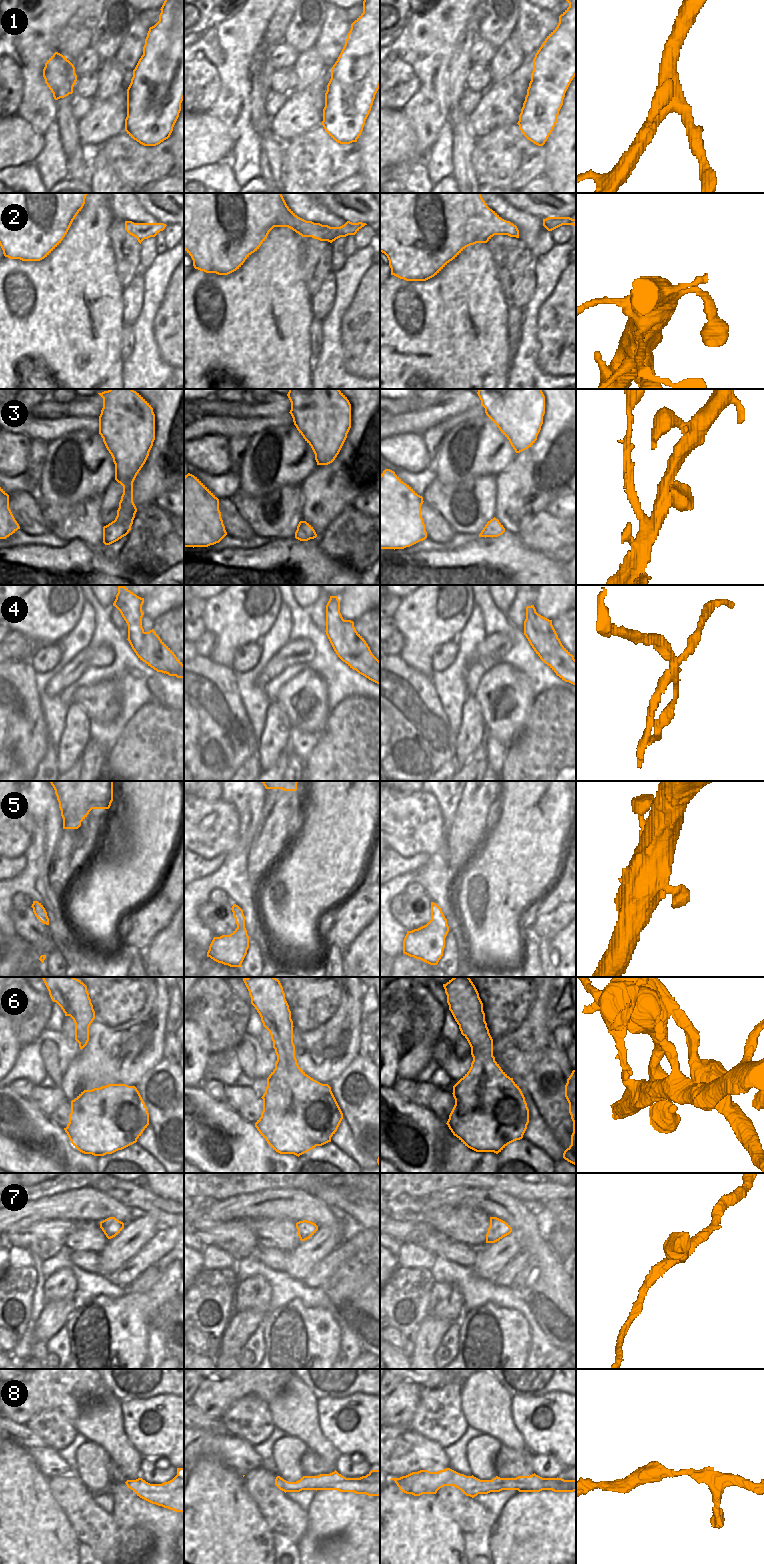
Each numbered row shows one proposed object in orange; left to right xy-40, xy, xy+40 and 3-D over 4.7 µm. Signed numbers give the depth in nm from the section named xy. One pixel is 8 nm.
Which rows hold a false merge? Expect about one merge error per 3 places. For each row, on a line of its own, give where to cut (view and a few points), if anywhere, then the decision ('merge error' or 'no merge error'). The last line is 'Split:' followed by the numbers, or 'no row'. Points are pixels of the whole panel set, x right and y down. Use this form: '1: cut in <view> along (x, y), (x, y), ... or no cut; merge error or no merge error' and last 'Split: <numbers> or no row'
1: no cut; no merge error
2: no cut; no merge error
3: no cut; no merge error
4: cut in xy along (343, 620), (343, 638), (347, 645), (367, 663), (377, 666); merge error
5: no cut; no merge error
6: cut in xy along (294, 1055), (287, 1057), (288, 1062), (285, 1065), (277, 1060); merge error
7: no cut; no merge error
8: no cut; no merge error
Split: 4, 6

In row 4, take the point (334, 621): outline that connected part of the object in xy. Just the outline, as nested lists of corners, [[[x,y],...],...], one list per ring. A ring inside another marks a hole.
[[[330,596],[330,599],[326,605],[325,632],[334,651],[343,662],[345,662],[353,670],[356,670],[359,674],[380,685],[380,661],[374,656],[378,660],[379,665],[375,666],[373,664],[367,664],[361,656],[357,656],[356,653],[350,649],[344,639],[344,619],[340,613],[340,601],[338,596]]]

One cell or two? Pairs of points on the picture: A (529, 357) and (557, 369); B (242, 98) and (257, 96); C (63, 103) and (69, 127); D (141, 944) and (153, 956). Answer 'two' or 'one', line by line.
A: two
B: two
C: one
D: two

